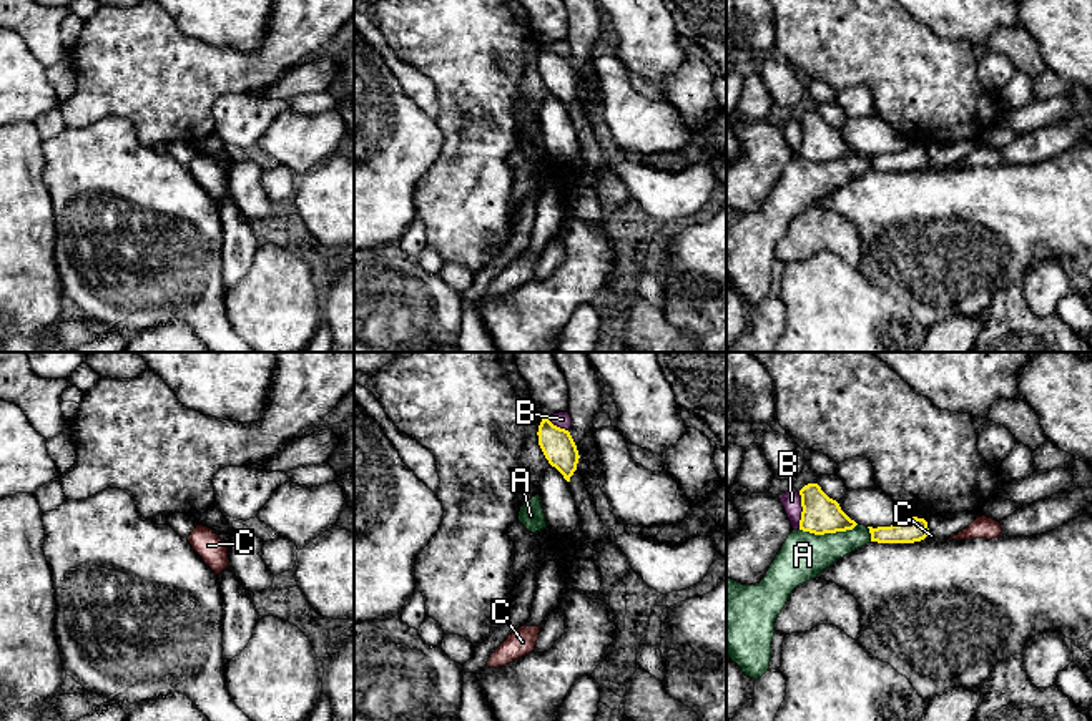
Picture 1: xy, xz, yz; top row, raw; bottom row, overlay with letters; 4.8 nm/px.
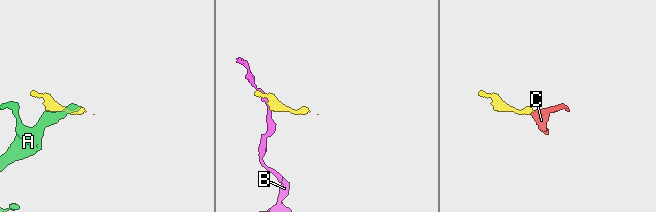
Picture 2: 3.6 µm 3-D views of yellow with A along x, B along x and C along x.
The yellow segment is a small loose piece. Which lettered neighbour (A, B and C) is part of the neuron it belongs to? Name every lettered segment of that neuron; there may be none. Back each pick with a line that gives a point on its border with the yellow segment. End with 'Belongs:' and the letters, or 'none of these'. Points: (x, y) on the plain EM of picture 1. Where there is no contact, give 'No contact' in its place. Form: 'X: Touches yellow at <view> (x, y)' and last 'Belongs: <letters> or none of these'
C: Touches yellow at yz (928, 163)
Belongs: C

